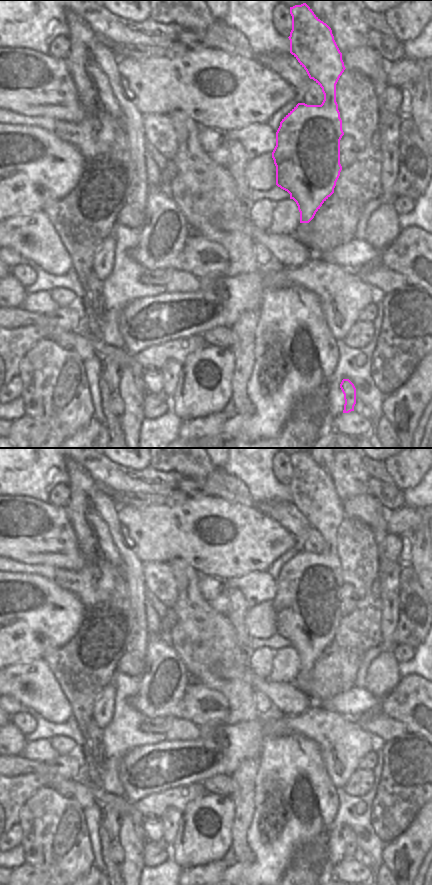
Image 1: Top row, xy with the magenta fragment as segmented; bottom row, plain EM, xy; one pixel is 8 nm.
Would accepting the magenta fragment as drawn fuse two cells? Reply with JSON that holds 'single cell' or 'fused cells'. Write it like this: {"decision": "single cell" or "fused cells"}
{"decision": "single cell"}

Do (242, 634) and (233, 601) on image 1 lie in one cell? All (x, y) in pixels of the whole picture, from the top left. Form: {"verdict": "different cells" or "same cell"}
{"verdict": "same cell"}

